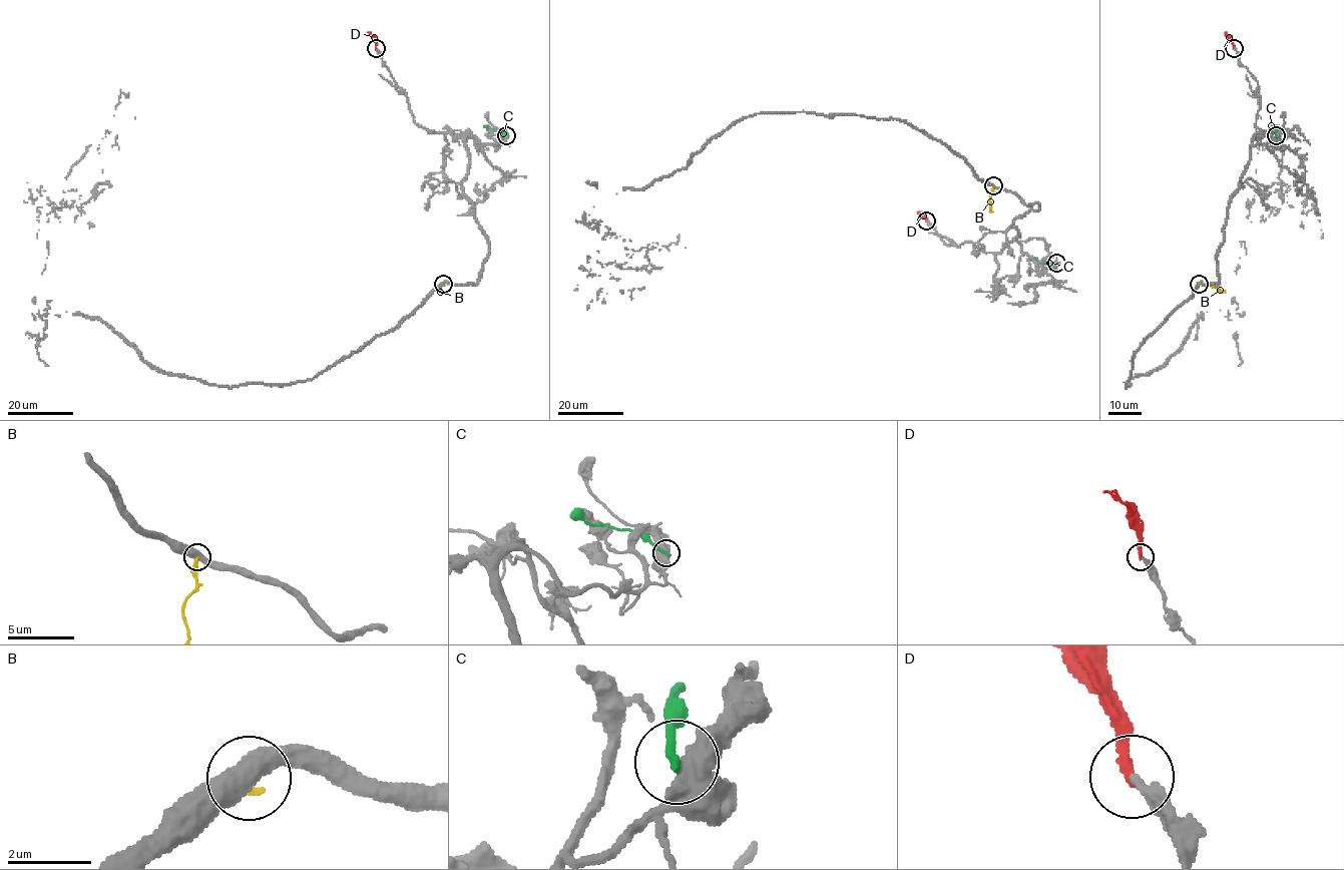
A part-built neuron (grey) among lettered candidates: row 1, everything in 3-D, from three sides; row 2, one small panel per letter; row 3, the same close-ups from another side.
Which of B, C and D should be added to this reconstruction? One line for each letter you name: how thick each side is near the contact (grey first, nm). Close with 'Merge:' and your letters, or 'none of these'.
Merge: none of these

